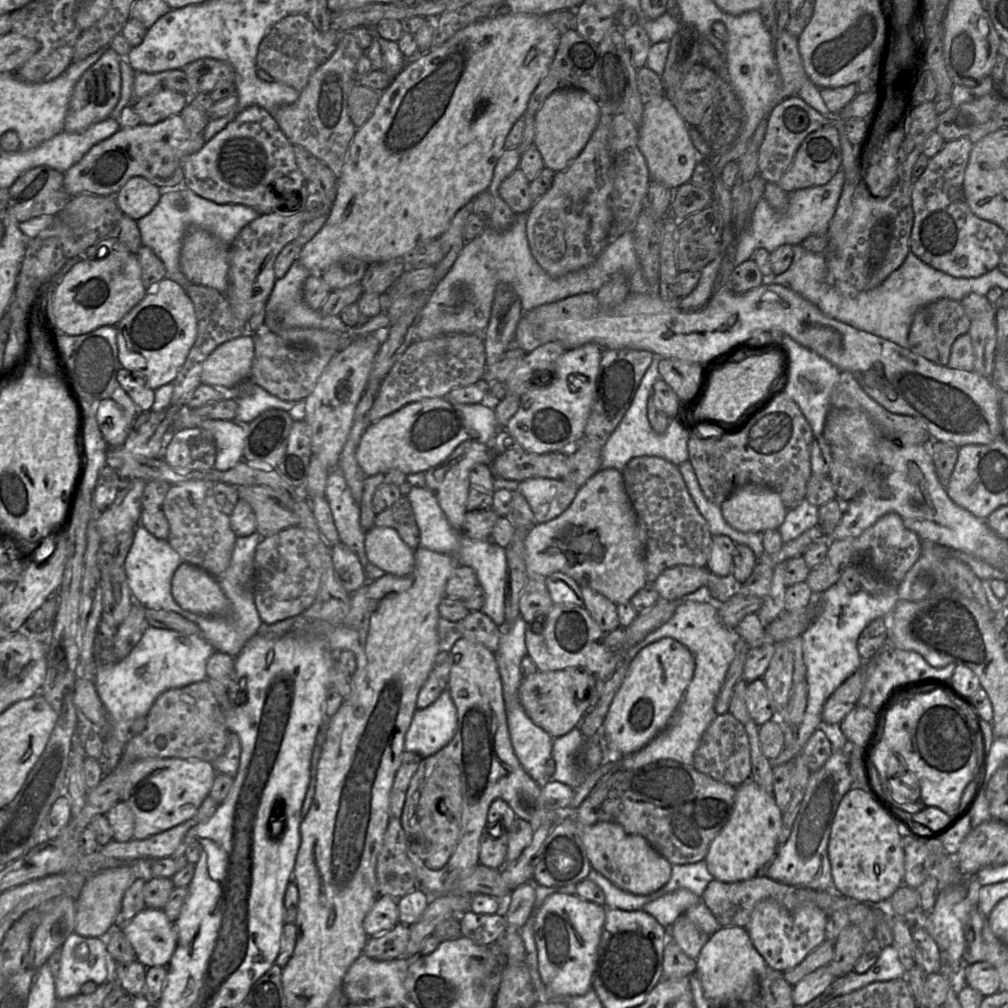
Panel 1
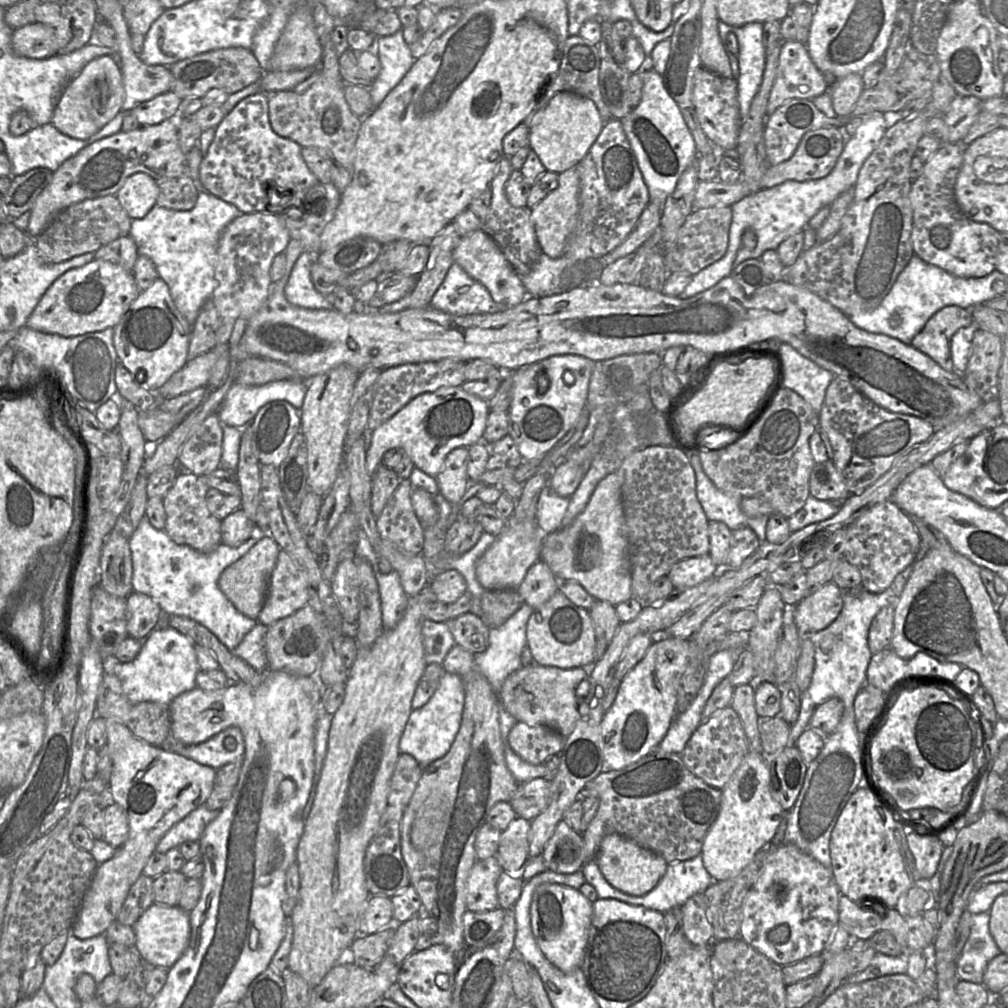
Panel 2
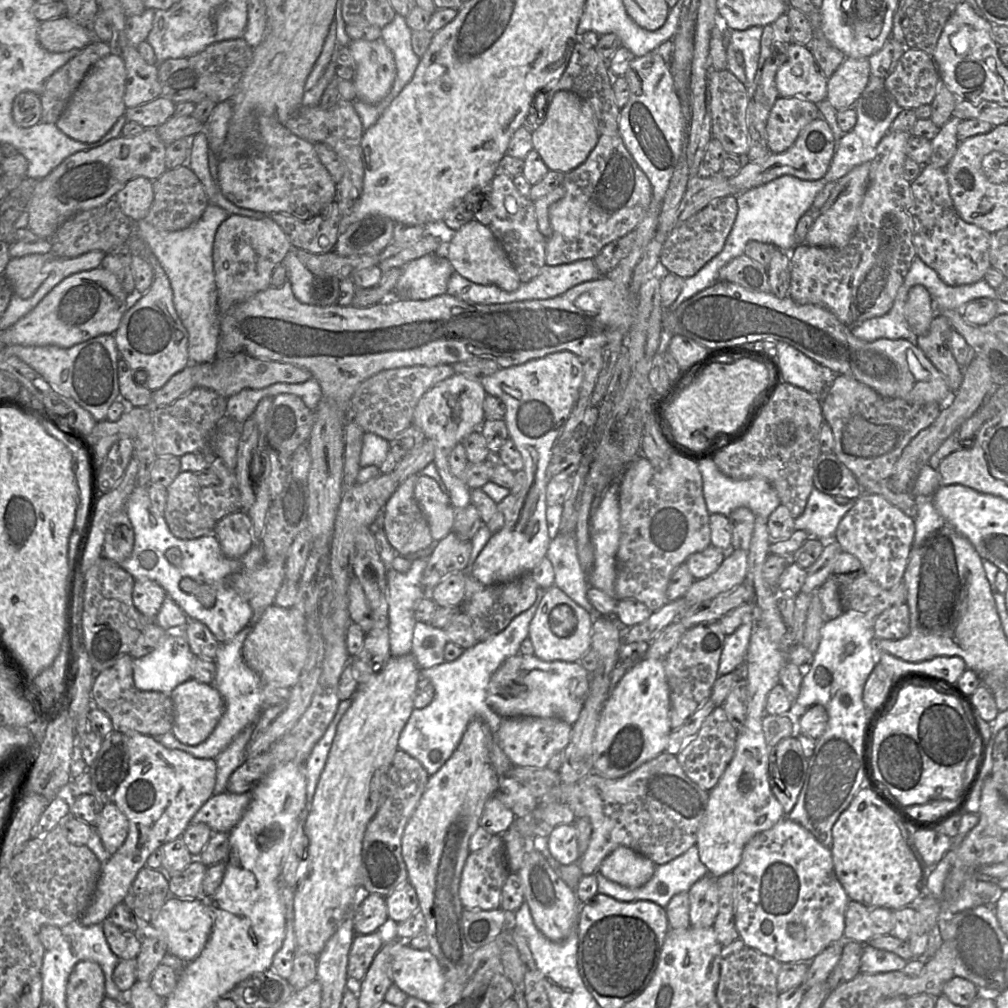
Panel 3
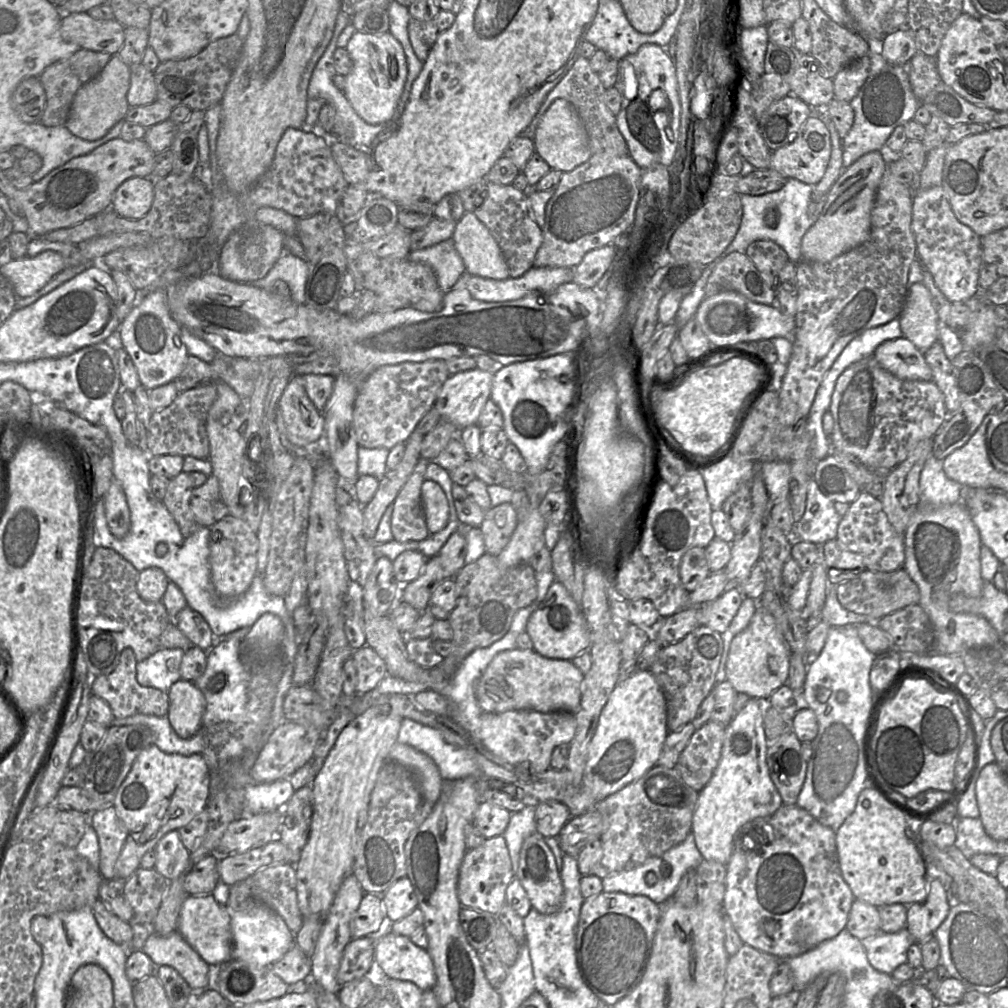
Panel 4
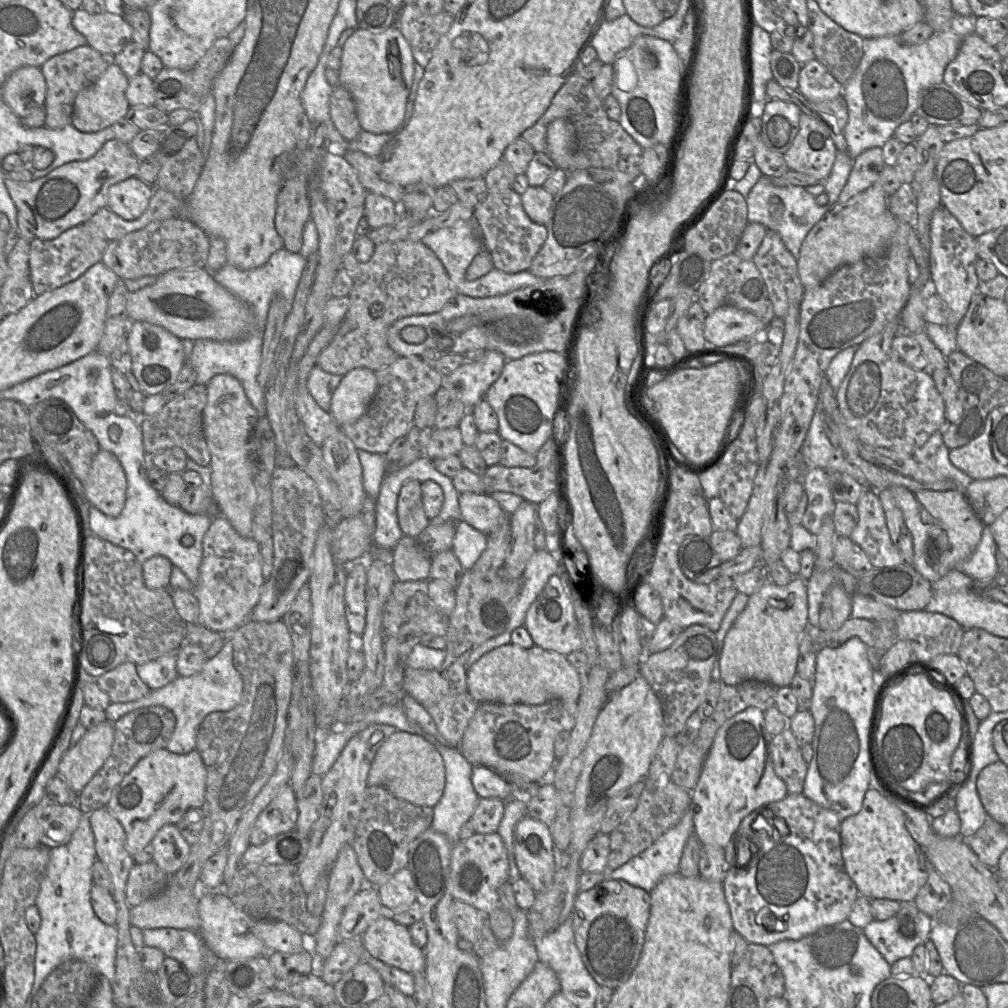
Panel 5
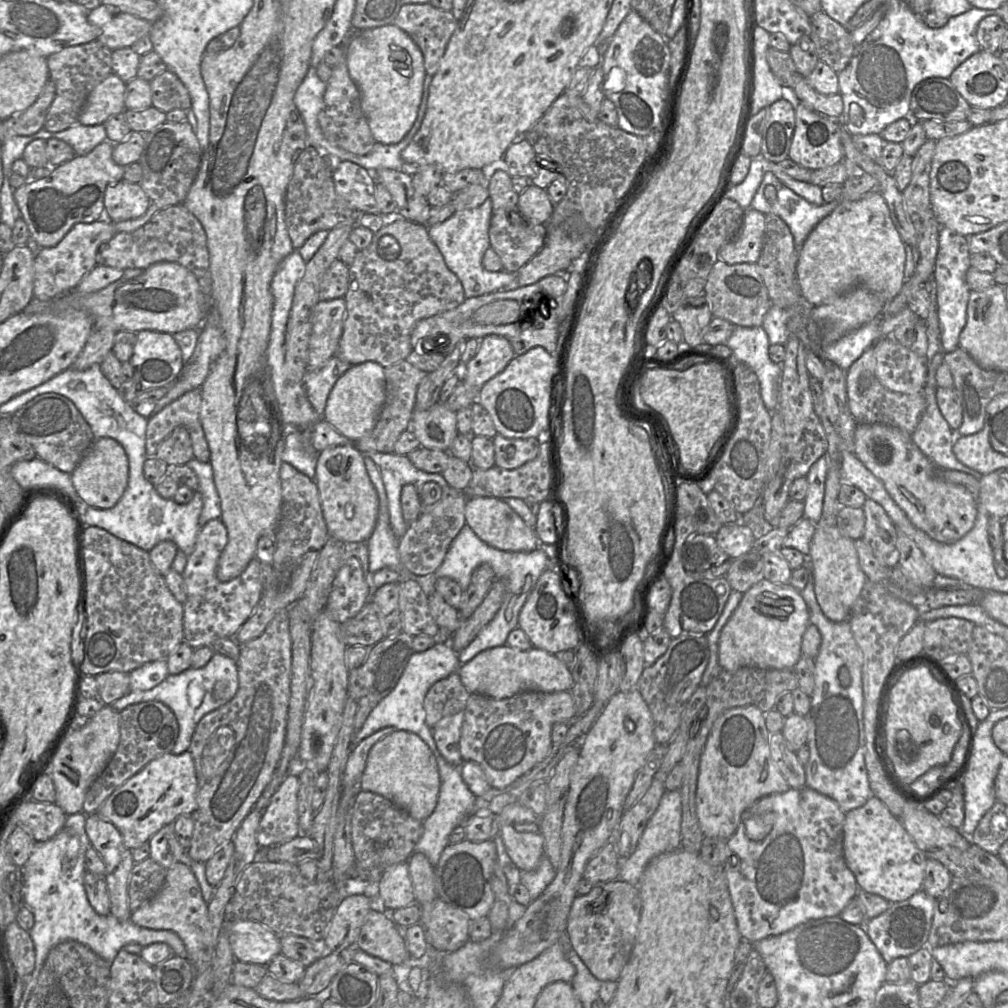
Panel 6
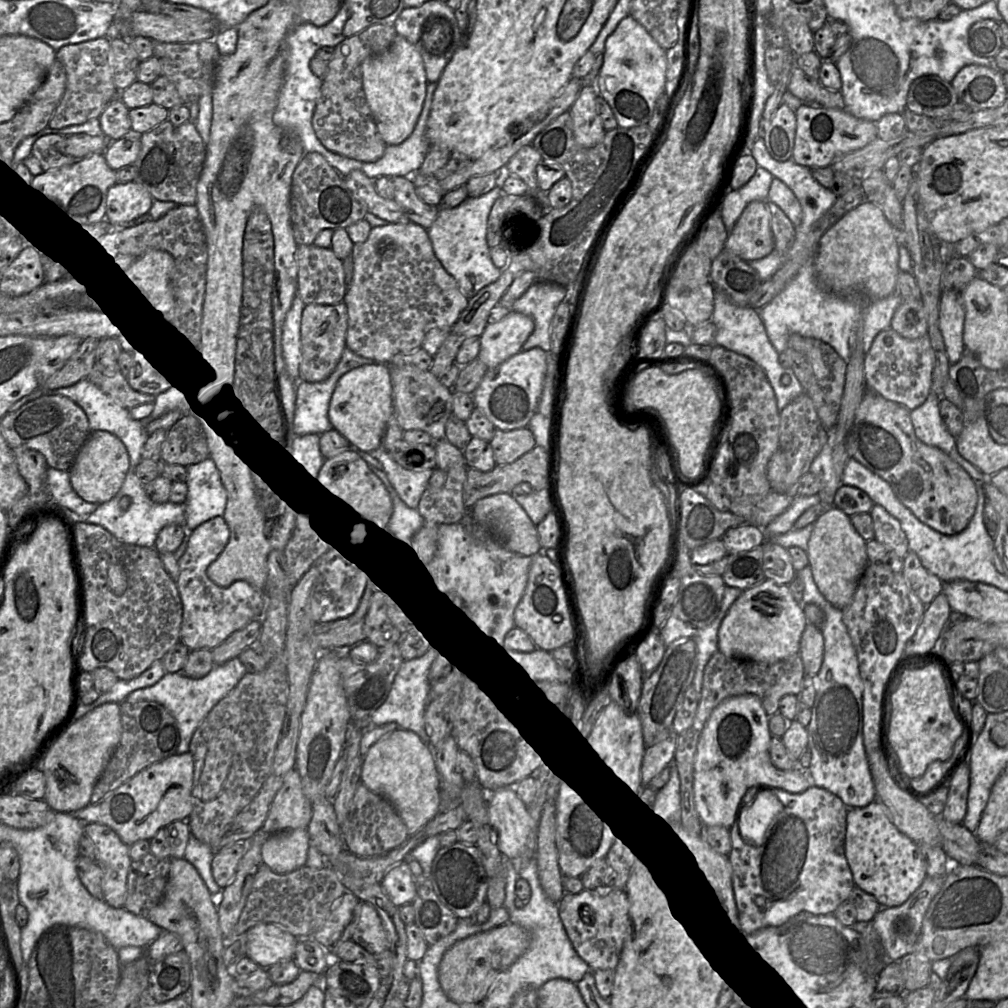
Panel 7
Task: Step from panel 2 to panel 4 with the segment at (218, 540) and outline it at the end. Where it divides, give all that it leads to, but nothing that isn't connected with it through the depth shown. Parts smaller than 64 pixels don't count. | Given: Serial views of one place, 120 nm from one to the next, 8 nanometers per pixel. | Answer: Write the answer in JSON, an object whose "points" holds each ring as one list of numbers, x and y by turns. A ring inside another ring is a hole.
{"points":[[180,472,170,480,163,500,184,537,190,537,199,527,203,527,197,524,190,507,193,489,191,474]]}

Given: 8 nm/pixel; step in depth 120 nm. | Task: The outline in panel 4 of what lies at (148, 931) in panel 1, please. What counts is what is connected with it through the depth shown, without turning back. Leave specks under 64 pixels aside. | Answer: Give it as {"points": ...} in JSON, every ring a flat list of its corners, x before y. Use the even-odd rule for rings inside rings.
{"points":[[213,894,189,895,181,906,177,931,206,963,210,966,219,966,232,959,233,941,230,921,228,908,220,904]]}

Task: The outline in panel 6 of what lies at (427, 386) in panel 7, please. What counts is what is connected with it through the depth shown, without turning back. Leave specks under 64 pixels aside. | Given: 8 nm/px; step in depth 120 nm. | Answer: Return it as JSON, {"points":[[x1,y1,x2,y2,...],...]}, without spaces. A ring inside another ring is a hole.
{"points":[[441,402,424,411,414,410,410,430,418,439,420,447,441,451,448,451,459,433,456,413]]}

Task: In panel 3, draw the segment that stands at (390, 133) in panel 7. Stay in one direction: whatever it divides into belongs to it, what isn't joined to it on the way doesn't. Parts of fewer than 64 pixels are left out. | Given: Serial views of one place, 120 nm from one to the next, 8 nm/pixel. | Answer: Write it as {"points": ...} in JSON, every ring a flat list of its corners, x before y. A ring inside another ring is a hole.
{"points":[[382,39,354,40,348,45,356,63,352,80,357,99,369,104,380,102,391,90,396,77,396,65,391,50]]}

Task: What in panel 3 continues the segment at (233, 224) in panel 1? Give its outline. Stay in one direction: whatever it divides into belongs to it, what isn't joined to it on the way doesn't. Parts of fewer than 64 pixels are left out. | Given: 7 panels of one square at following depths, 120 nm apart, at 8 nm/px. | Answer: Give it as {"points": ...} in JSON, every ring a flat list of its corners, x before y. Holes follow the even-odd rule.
{"points":[[209,202,202,216,182,230,160,230,145,221,135,221,134,235,146,242,169,279,174,307,188,333,188,354,193,364,210,363,220,353,220,317,212,250,217,228,228,215,226,210]]}

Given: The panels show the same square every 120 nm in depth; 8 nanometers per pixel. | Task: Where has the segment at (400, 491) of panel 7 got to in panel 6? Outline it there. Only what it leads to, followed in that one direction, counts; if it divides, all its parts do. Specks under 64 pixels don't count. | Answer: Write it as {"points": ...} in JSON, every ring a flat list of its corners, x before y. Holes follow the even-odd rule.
{"points":[[374,451,362,454,370,456,380,470,388,500,390,525,398,539,407,531,407,523,401,509,401,490,405,485,414,485,419,495,420,489,428,481,438,483,444,492,451,487,441,473,428,473,419,470,406,455]]}

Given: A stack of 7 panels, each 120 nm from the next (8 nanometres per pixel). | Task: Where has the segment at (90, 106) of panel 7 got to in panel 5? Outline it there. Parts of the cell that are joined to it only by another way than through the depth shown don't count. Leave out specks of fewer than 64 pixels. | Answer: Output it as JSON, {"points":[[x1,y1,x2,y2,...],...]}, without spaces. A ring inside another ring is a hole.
{"points":[[87,44,49,58,40,67,47,84,44,126,59,129,69,124,77,94,97,81,113,63,115,56,101,53]]}

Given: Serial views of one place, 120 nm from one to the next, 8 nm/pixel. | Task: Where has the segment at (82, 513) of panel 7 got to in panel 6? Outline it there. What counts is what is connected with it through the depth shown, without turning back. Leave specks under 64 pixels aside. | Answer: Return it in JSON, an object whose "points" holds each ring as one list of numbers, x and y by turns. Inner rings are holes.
{"points":[[37,457,15,463,11,474,22,488,48,488,62,493,80,513,81,509,89,507,76,492,71,474]]}

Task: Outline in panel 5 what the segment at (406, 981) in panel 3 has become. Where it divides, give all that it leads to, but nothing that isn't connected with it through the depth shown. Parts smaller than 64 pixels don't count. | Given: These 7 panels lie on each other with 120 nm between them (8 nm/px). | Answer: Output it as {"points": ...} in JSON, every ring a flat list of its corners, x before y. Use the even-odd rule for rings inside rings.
{"points":[[380,916,367,928,360,940,367,956,372,956,411,975,424,973,424,949,418,948,413,943,409,928,396,923,393,919]]}

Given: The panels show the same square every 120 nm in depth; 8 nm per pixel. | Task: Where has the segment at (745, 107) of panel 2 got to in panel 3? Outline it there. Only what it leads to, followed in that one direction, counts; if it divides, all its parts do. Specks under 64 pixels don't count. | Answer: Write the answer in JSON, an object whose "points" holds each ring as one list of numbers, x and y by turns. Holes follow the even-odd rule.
{"points":[[754,26,746,30,730,30,730,44,733,50,741,51,744,57,745,86,750,86,756,76,761,52,763,27]]}

